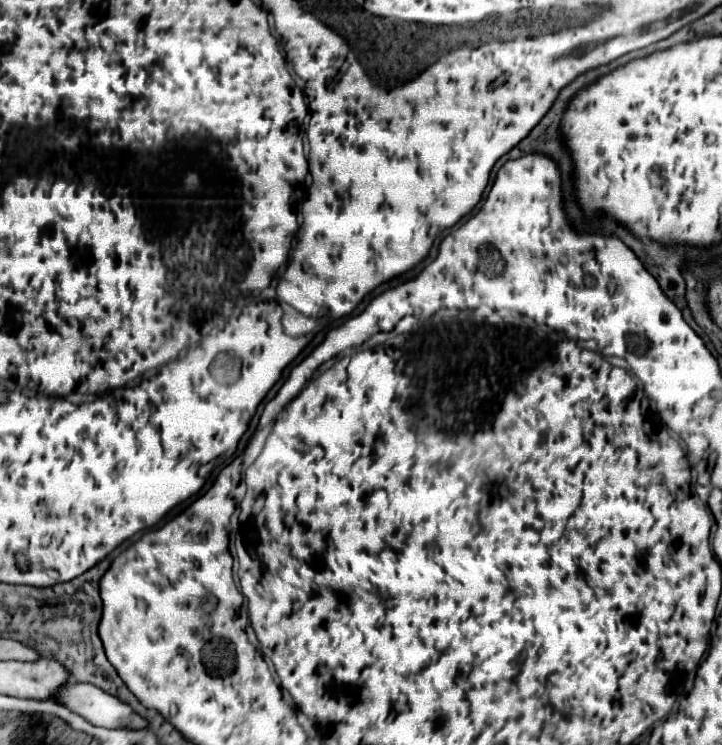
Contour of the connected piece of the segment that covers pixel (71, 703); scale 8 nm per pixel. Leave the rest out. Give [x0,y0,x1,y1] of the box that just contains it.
[67,683,149,729]

